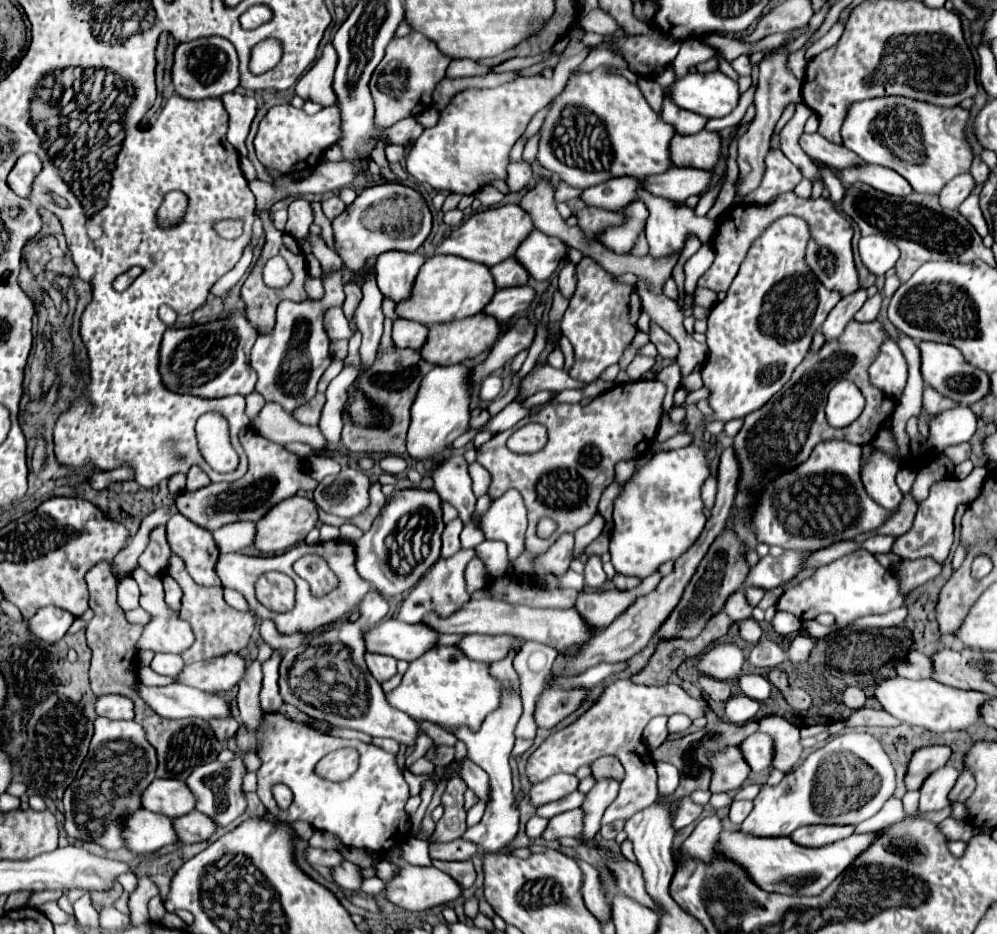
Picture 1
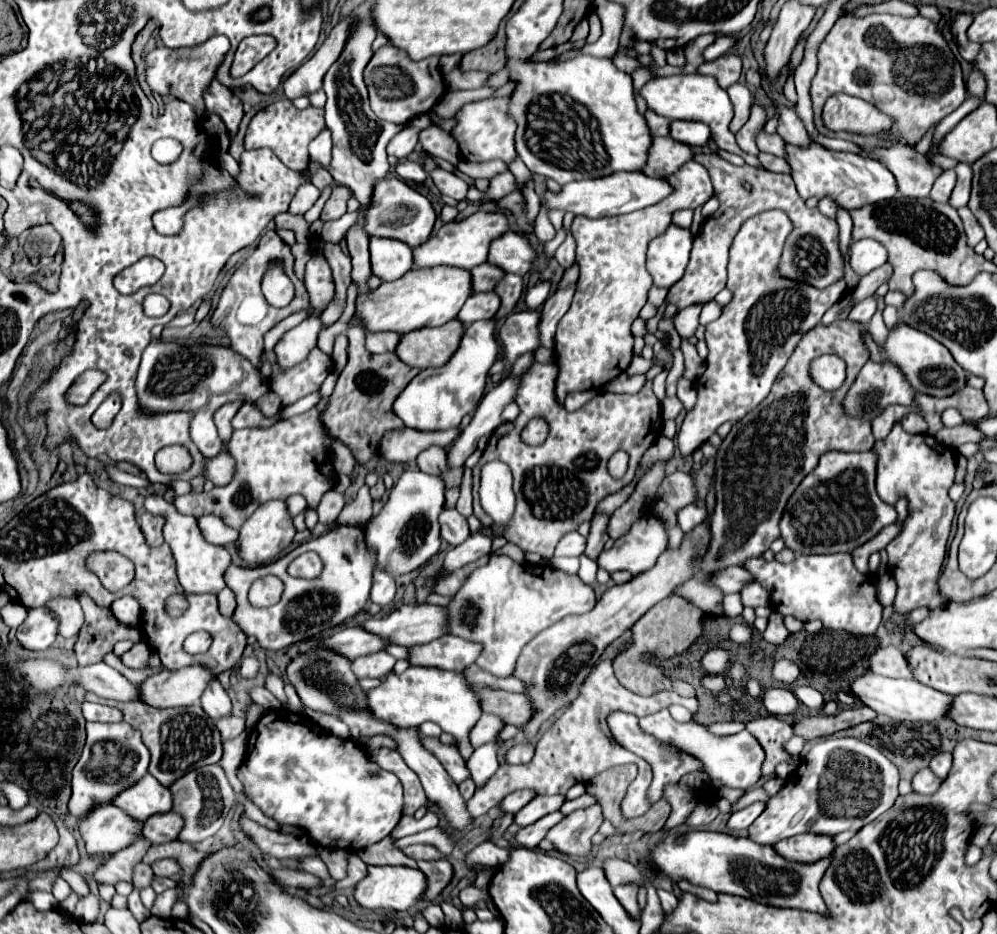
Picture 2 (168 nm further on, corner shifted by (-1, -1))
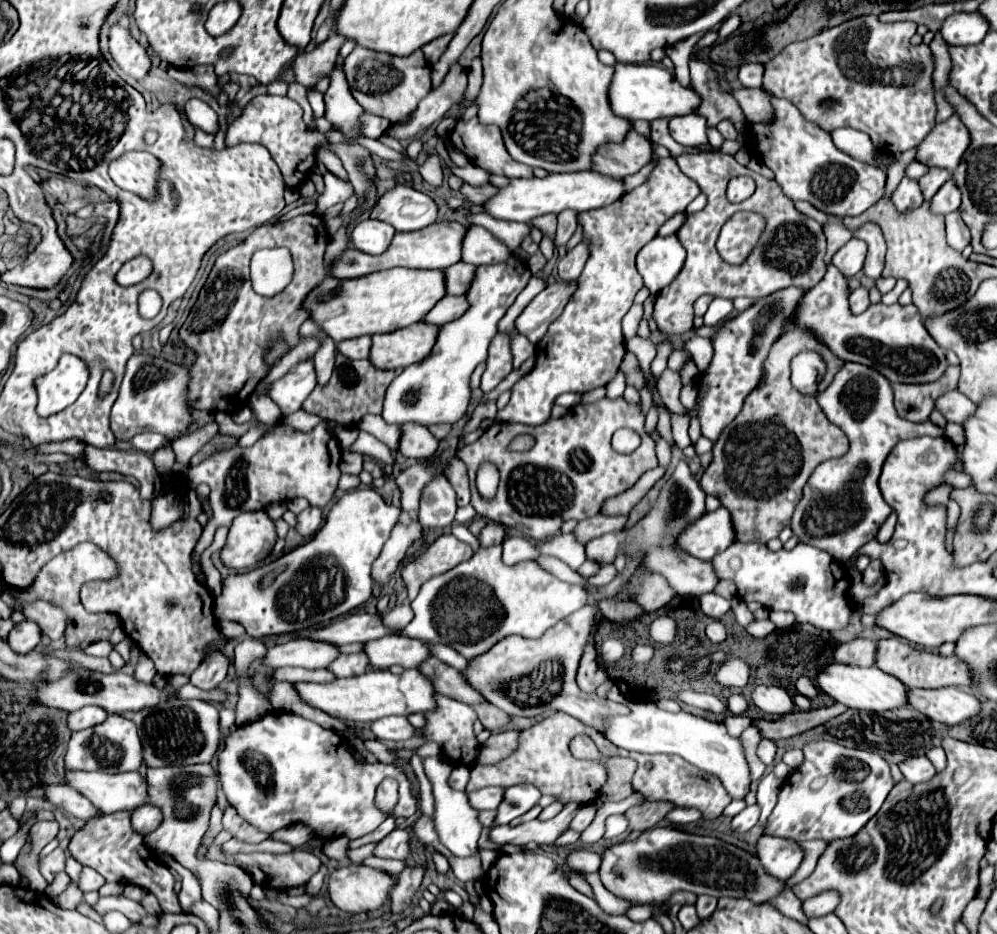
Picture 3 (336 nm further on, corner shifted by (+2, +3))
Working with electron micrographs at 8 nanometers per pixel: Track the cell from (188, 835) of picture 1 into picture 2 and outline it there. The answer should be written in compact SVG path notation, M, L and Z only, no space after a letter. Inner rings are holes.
M157 813L143 821L143 837L151 843L169 843L175 839L175 833L179 833L183 821L177 813Z

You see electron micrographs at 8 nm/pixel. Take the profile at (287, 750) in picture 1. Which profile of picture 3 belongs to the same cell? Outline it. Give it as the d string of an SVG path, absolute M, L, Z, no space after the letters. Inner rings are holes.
M272 711L258 721L246 723L232 731L232 735L226 739L218 753L218 777L220 785L230 801L230 805L236 807L236 811L254 827L272 833L280 827L292 825L292 823L304 823L308 825L316 837L322 841L332 841L336 837L348 837L358 839L370 831L374 831L386 815L380 813L374 805L376 787L384 777L392 777L398 781L398 805L394 809L396 817L410 817L416 811L416 801L410 793L410 783L404 777L402 771L398 771L394 765L386 763L362 763L354 757L352 749L346 745L346 739L332 731L322 729L318 723L304 719L302 715L286 713L286 711Z

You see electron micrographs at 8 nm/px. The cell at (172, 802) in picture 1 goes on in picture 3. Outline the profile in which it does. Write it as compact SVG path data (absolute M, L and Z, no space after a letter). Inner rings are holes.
M138 771L132 773L64 773L68 785L88 797L102 813L132 811L148 803L148 783Z

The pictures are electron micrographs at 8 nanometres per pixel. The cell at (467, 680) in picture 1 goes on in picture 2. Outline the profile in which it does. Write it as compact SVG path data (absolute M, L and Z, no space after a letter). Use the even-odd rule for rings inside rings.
M407 667L405 673L389 673L379 687L367 691L367 711L377 719L393 723L397 727L419 727L425 721L437 723L445 733L453 735L459 743L459 753L463 759L473 755L473 745L469 743L471 727L481 717L477 697L471 689L471 683L463 673L449 673L435 667Z

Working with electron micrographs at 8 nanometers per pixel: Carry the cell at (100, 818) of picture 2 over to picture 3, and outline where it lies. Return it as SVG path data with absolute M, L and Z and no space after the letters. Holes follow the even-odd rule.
M68 785L46 787L46 797L50 803L62 805L70 815L82 819L84 823L92 821L92 817L100 817L100 809L96 809L82 793L76 793L76 789Z

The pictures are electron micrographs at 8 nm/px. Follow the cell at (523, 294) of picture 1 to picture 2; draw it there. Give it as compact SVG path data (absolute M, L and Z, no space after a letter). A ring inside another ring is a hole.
M493 291L487 293L475 293L471 295L465 305L461 307L461 311L457 313L457 321L461 323L471 323L471 321L479 321L479 319L487 319L493 317L495 311L499 309L499 297Z

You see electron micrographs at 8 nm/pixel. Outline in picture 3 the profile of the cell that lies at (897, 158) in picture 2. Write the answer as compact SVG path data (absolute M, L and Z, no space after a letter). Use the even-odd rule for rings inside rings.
M904 177L898 187L894 189L892 193L892 203L896 205L898 211L906 211L906 209L916 209L922 205L924 197L920 193L920 185L916 179L910 179L910 177Z

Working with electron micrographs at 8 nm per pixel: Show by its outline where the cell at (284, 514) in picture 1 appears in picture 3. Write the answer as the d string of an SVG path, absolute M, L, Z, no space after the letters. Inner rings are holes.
M266 511L242 513L234 519L228 531L228 539L222 549L222 563L236 571L254 569L254 565L272 553L276 539L274 521Z

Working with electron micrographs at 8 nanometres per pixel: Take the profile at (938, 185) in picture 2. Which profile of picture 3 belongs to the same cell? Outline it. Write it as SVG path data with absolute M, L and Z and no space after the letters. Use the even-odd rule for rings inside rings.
M930 169L924 177L920 177L920 189L922 189L922 195L926 201L930 201L936 191L952 177L952 173L948 169Z

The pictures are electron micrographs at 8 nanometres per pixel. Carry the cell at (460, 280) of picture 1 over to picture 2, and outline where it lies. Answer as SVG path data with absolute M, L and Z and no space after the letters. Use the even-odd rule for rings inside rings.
M431 267L409 269L397 281L383 281L371 293L359 293L355 299L355 317L361 327L373 331L407 333L421 327L439 327L451 319L463 307L463 301L471 297L471 275L455 267Z

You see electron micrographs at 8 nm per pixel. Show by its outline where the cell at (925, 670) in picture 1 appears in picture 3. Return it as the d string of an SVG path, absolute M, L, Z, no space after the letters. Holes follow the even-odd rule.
M856 639L850 643L840 643L834 651L838 663L874 667L876 665L876 643L870 639Z

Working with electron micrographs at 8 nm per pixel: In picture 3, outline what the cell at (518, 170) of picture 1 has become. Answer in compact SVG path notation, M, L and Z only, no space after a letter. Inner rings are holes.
M468 163L468 165L462 167L462 169L460 169L460 167L454 167L452 173L458 175L458 177L462 177L464 181L468 181L468 183L472 183L472 185L484 185L484 183L490 183L490 177L492 177L490 171L478 167L478 165L474 165L474 163Z

